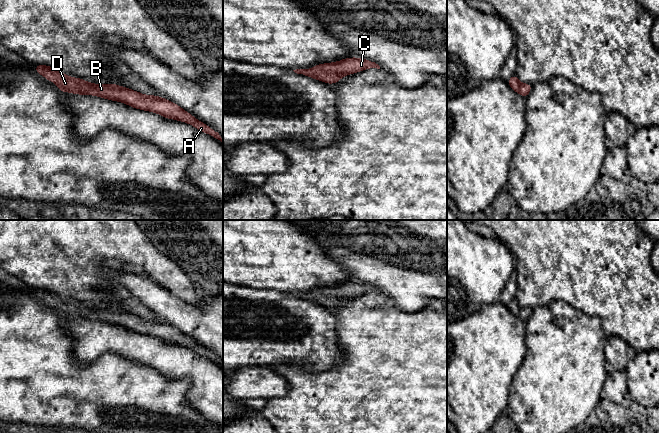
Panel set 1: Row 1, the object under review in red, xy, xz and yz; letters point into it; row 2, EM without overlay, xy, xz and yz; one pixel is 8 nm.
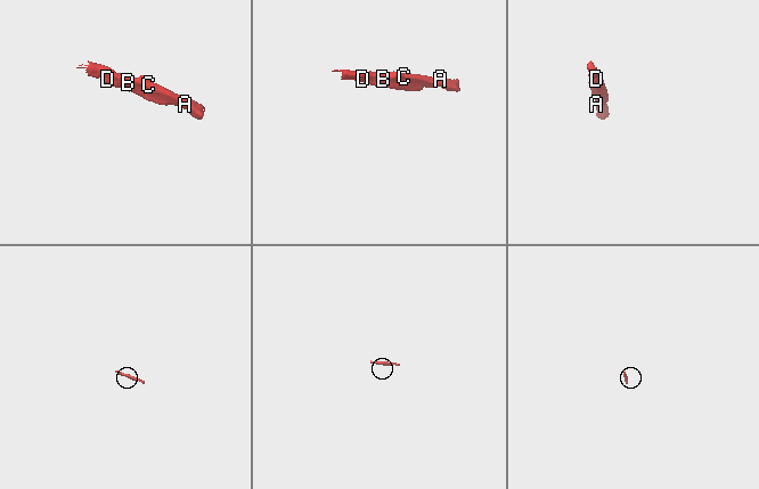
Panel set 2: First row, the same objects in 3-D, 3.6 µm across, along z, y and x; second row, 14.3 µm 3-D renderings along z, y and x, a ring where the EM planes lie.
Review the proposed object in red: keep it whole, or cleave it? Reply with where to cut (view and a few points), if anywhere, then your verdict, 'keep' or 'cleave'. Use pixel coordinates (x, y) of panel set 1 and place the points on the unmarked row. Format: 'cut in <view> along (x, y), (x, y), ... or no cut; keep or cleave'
no cut; keep

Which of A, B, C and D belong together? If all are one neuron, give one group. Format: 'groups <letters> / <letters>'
groups A B C D

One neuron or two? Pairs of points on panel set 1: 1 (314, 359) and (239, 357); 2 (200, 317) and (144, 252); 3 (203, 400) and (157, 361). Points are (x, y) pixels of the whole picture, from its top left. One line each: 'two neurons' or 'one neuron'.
1: one neuron
2: two neurons
3: one neuron

